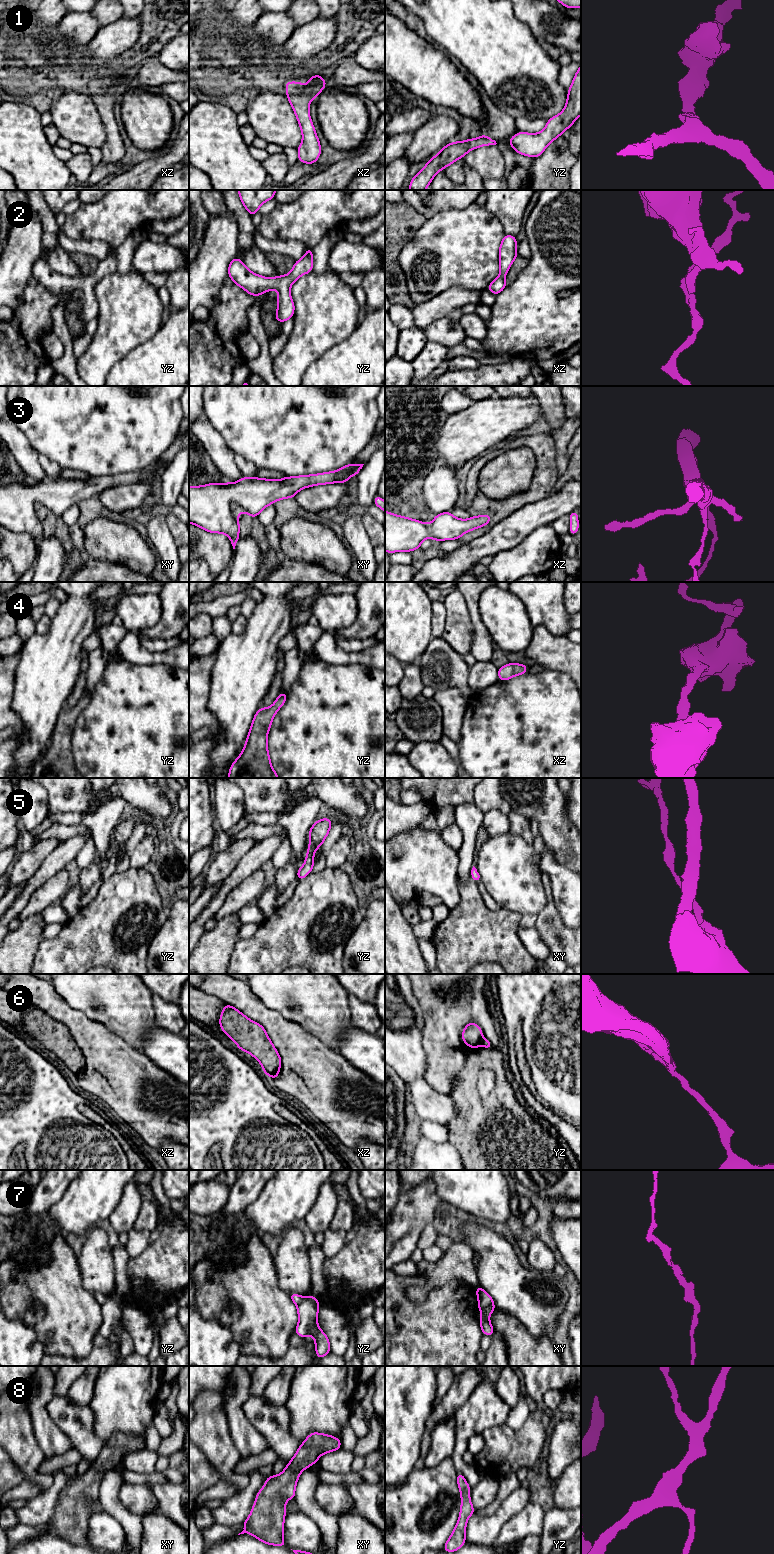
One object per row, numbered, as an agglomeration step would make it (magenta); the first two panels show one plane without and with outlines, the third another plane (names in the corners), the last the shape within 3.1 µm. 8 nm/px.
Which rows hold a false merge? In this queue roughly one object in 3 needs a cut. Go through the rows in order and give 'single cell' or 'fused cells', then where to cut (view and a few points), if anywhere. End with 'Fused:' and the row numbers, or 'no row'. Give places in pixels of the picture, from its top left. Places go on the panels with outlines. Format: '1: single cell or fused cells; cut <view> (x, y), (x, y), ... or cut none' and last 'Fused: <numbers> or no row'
1: single cell; cut none
2: single cell; cut none
3: single cell; cut none
4: single cell; cut none
5: single cell; cut none
6: fused cells; cut yz (483, 1039), (479, 1045)
7: fused cells; cut xy (492, 1302), (480, 1309)
8: single cell; cut none
Fused: 6, 7

